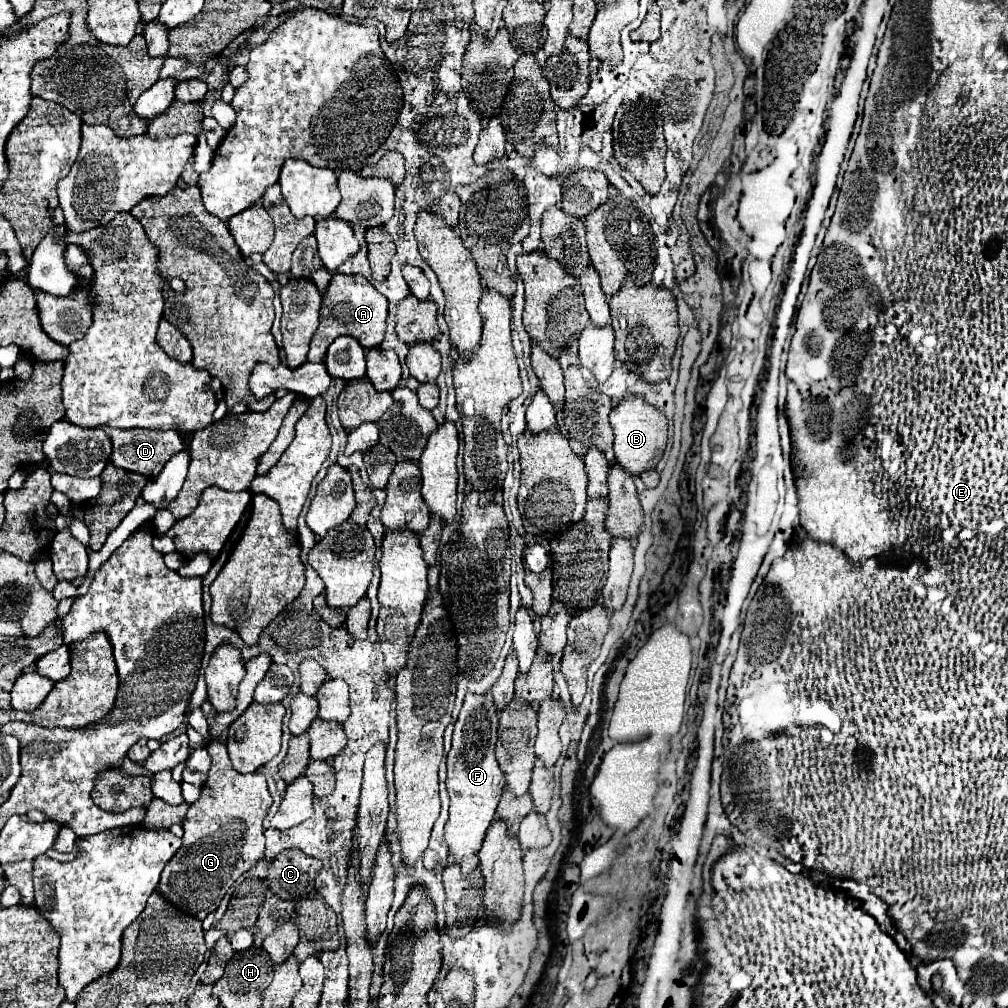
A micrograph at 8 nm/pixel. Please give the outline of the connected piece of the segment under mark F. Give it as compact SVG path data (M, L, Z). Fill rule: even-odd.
M468 693L460 709L458 721L454 723L452 749L448 751L446 757L448 759L446 789L450 795L450 817L444 827L444 843L454 861L460 863L460 869L464 873L472 873L478 867L478 851L482 847L486 829L492 823L496 805L506 785L504 773L500 771L494 757L494 745L498 739L496 729L498 729L498 713L492 703L492 695Z

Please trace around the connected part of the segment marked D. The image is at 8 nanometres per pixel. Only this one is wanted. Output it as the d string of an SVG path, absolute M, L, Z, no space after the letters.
M104 427L104 431L112 439L112 455L110 455L110 461L116 467L122 467L122 469L134 471L134 473L142 473L146 477L156 477L162 471L164 463L174 453L178 453L184 447L178 431L144 431L144 429L138 429L138 427L136 429Z

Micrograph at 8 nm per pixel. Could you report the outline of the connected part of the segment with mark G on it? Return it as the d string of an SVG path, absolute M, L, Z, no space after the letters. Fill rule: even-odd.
M218 739L208 743L212 767L202 785L202 795L184 817L182 847L166 863L158 891L180 911L204 919L216 911L230 885L264 857L262 821L272 805L272 795L262 773L238 773L230 765L226 745Z

